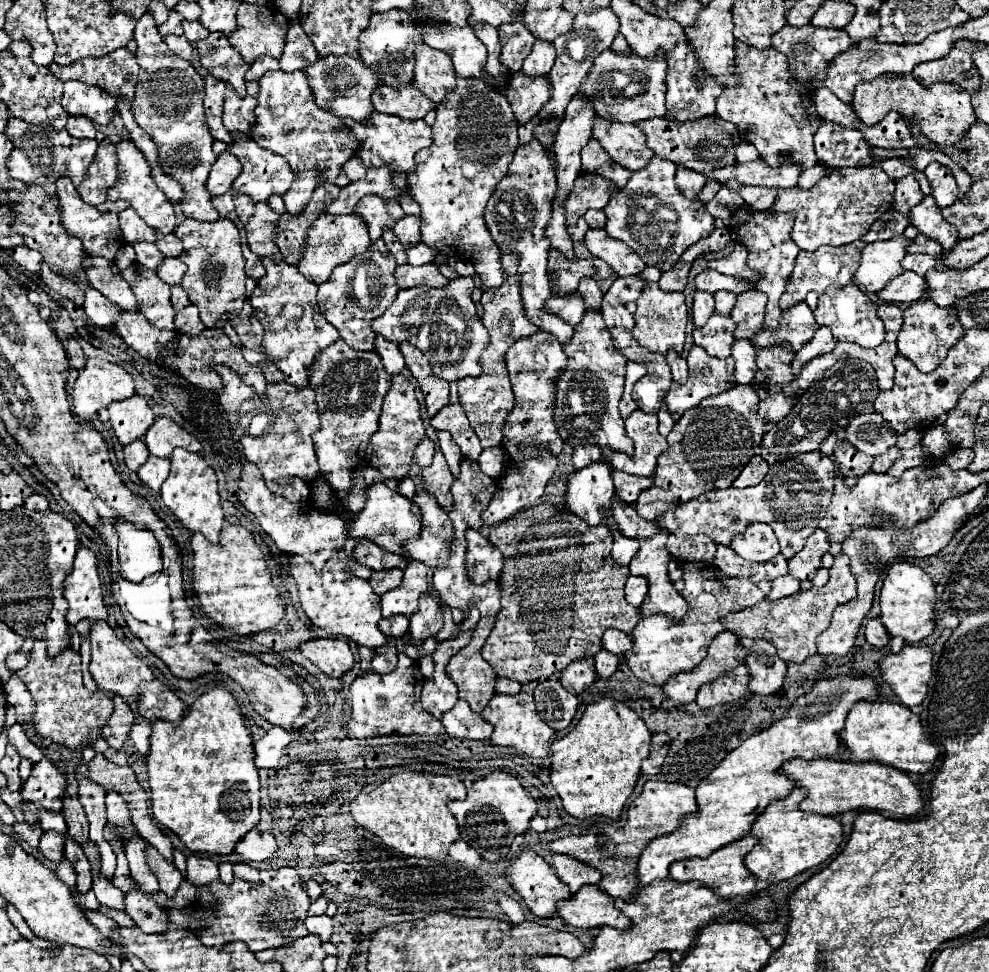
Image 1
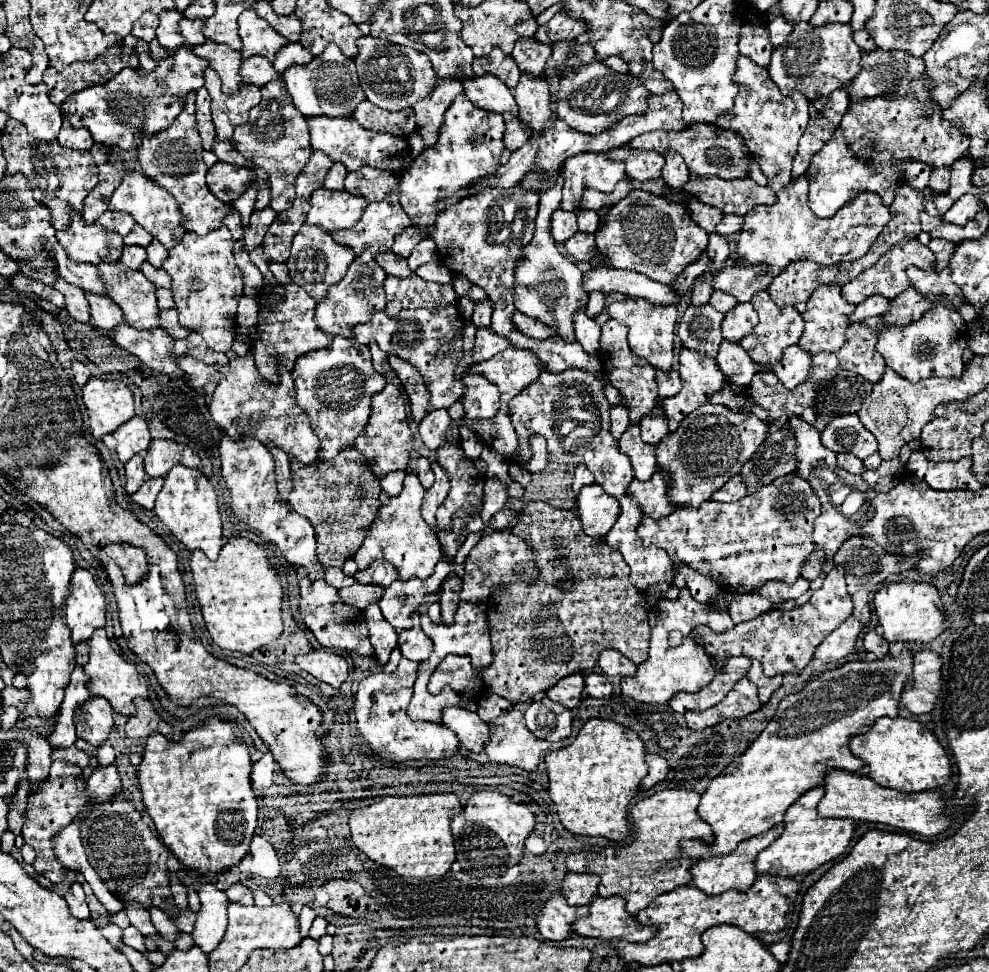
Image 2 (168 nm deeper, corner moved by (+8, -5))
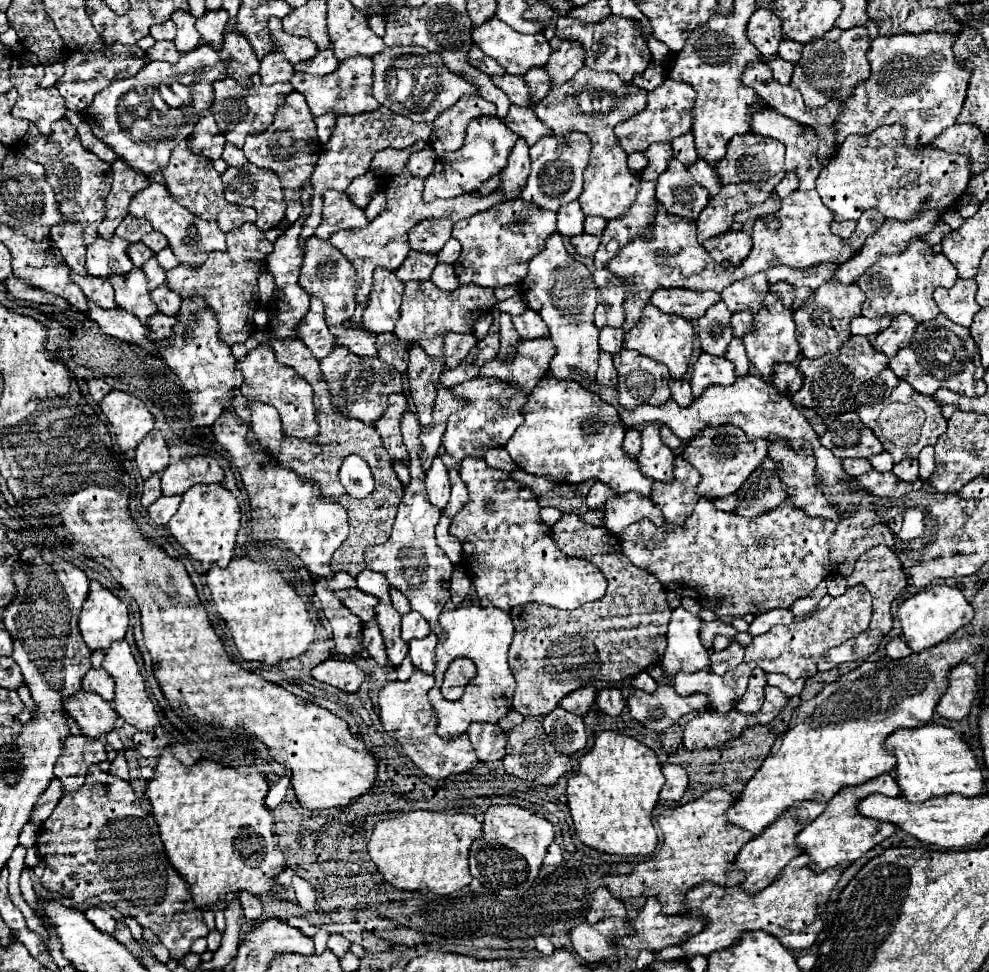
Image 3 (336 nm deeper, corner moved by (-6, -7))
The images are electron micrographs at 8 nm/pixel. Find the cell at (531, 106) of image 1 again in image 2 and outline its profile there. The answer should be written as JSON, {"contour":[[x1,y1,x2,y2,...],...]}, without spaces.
{"contour":[[503,114,503,118,505,118,505,138,503,138,505,148,509,148,509,150,521,148,523,142,529,140,533,132,531,132,529,126,527,126,525,122,521,122,519,116,515,116,515,114]]}

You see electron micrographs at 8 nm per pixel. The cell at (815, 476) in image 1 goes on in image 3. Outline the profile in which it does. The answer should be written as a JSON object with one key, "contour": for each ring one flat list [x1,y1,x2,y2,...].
{"contour":[[701,498,685,524,667,524,651,532,651,522,641,520,627,526,619,534,619,540,621,552,629,558,629,562,653,574,665,590,675,590,681,598,687,596,697,600,703,608,713,610,725,624,731,624,747,612,763,614,773,608,791,608,797,598,809,596,809,592,831,574,831,532,835,532,835,522,811,518,803,510,793,508,789,502,783,502,779,508,757,518,743,518,731,512,721,512,707,498]]}

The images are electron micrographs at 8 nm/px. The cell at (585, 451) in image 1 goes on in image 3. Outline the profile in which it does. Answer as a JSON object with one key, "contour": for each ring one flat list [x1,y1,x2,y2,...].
{"contour":[[595,482,591,486,591,490,589,490,589,496,585,498,585,504,587,504,589,510,601,510,603,504,613,496,617,496,615,488,611,488,611,486,603,484,603,482]]}

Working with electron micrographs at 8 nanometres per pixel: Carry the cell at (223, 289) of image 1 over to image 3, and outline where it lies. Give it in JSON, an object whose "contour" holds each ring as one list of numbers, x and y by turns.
{"contour":[[243,224,239,230,227,234,227,252,209,254,207,262,199,270,191,270,185,266,177,266,167,272,167,288,177,292,183,298,203,296,209,308,215,310,221,340,229,346,243,344,253,332,253,314,259,308,259,292,257,292,257,276,259,268,265,266,267,254,273,250,273,244,257,230,255,224]]}

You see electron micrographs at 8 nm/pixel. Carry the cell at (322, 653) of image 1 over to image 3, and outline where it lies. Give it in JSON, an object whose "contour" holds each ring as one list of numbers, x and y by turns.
{"contour":[[331,658,331,660,315,666,311,670,311,676,317,682,331,684,343,692,357,692,365,678,365,674,361,672,361,668,357,664,347,662,347,660,337,660,337,658]]}

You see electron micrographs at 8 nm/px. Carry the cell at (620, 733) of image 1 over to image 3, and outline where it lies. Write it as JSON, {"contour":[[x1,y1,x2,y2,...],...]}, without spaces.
{"contour":[[601,732,595,746,579,760,577,774,567,782,567,806,579,840,589,848,607,854,651,854,659,842,651,812,663,784,665,776,651,748,617,732]]}

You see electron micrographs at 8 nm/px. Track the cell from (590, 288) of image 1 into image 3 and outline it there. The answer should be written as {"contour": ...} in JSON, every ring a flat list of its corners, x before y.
{"contour":[[601,352,601,358,599,358,597,382,599,382,599,386,615,386,617,388,617,370,613,366,613,358,605,352]]}

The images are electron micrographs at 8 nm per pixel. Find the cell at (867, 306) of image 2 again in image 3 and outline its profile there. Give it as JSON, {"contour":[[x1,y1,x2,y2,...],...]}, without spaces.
{"contour":[[883,316,883,318,875,318,875,320,869,320,869,318,855,318,851,322,851,332,853,334,861,334,861,336,873,336,873,334,879,334,883,332,883,328,887,328,887,324,891,324,891,318,889,316]]}

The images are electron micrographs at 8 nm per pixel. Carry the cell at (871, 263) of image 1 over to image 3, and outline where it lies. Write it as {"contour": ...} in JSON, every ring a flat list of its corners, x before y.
{"contour":[[915,238,901,254,881,258,857,278,859,288,867,296,867,300,863,302,863,316,865,318,879,318,879,316,895,318,907,312,917,322,931,320,939,314,939,308,933,302,935,288,941,288,941,286,951,288,955,280,957,280,955,266,943,254,935,254,931,244]]}

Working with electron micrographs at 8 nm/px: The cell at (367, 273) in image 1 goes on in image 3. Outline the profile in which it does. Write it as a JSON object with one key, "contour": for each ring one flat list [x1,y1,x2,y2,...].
{"contour":[[377,268,371,298,363,312,361,328,375,334,393,332,395,322,399,320,401,294,403,294,403,282,393,272]]}

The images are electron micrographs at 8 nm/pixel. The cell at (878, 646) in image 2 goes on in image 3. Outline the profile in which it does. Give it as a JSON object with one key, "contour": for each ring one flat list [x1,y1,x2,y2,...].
{"contour":[[891,638,885,648,887,648,887,656,889,658,905,658,905,656,913,654,911,648,901,638]]}

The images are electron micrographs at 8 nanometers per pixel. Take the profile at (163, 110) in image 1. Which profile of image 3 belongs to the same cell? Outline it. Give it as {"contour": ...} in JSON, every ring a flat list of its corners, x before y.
{"contour":[[181,142,179,146,175,146,175,150,171,152,171,160,169,164,161,170,161,174,167,180,167,190,177,198,179,204,183,204,187,210,191,210,193,214,197,214,203,220,213,220,221,226,223,232,241,228,245,222,255,222,257,214,253,208,243,208,243,206,235,206,229,204,223,198,223,184,221,184,221,176,215,172,211,160,203,158,203,156,195,156,189,152,187,142]]}

